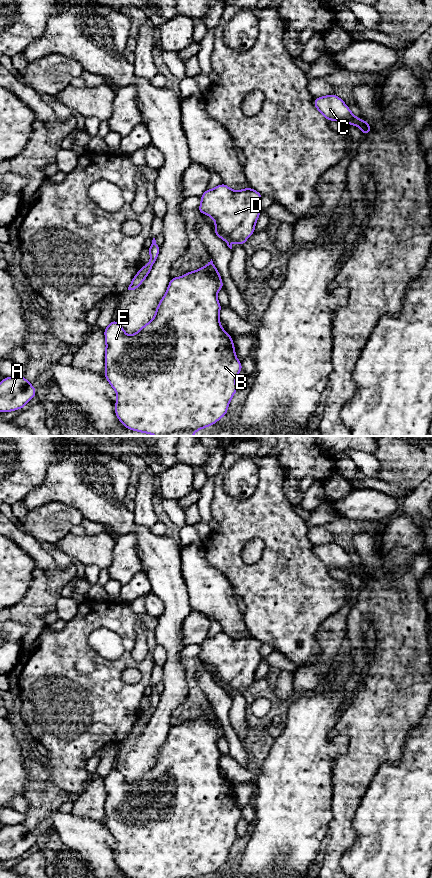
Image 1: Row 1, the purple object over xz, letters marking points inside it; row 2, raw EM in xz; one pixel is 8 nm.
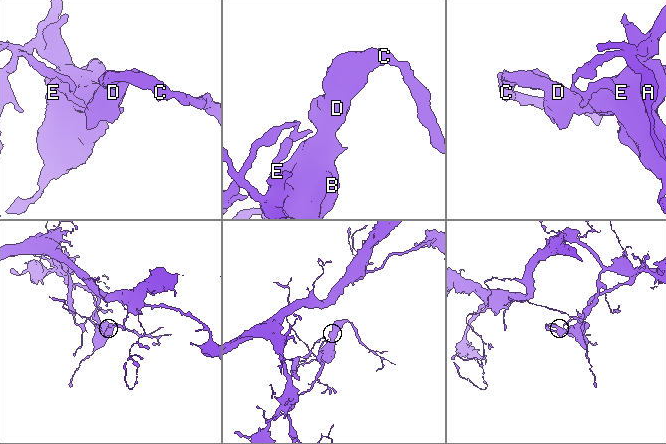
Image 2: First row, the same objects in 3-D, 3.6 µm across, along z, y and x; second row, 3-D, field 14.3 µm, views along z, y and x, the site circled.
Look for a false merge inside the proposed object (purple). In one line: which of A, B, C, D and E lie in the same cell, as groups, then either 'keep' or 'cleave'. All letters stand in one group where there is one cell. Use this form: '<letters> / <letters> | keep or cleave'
A / B C D E | cleave

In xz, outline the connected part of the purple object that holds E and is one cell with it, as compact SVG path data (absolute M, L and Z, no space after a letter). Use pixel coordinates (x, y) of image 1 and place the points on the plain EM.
M212 707L204 715L186 721L183 724L171 726L165 743L155 758L154 766L143 773L138 780L129 784L124 776L113 767L103 778L105 783L105 819L104 824L117 841L114 859L119 869L129 878L201 878L219 869L227 862L229 851L237 840L236 825L242 819L242 811L237 807L232 785L222 776L219 760L222 757L217 741L224 736L219 719Z

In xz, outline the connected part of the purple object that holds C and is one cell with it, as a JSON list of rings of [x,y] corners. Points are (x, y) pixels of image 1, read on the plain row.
[[[335,542],[314,546],[314,554],[328,569],[343,569],[350,574],[358,574],[362,582],[369,582],[371,575],[369,570],[361,568],[351,560],[344,549]]]

